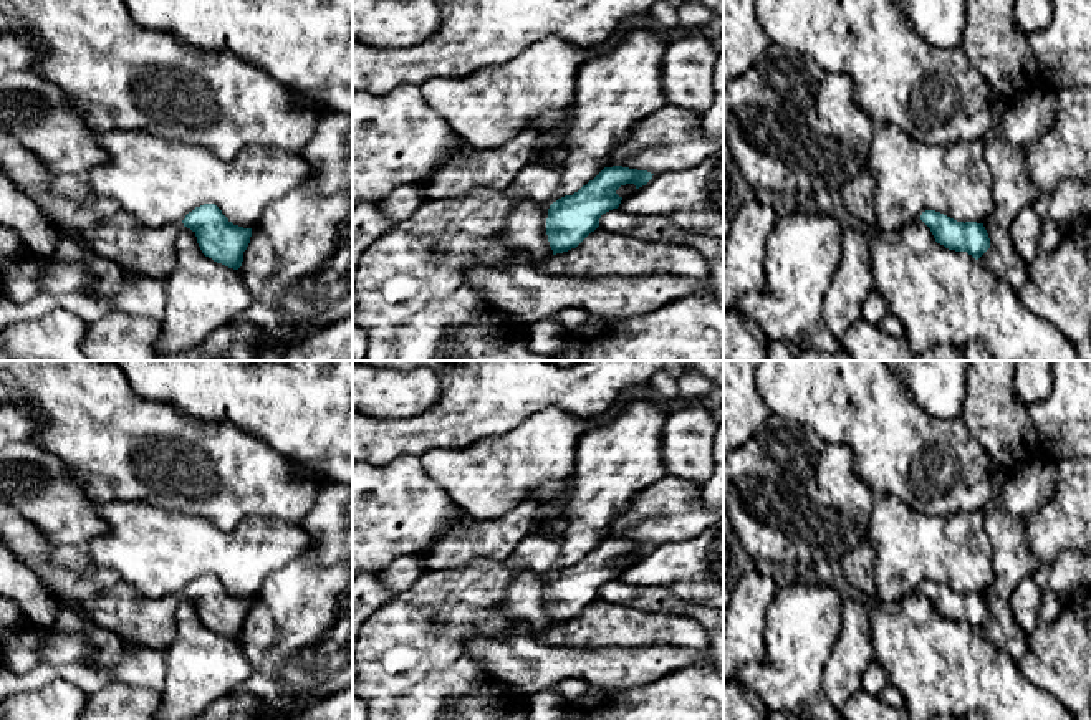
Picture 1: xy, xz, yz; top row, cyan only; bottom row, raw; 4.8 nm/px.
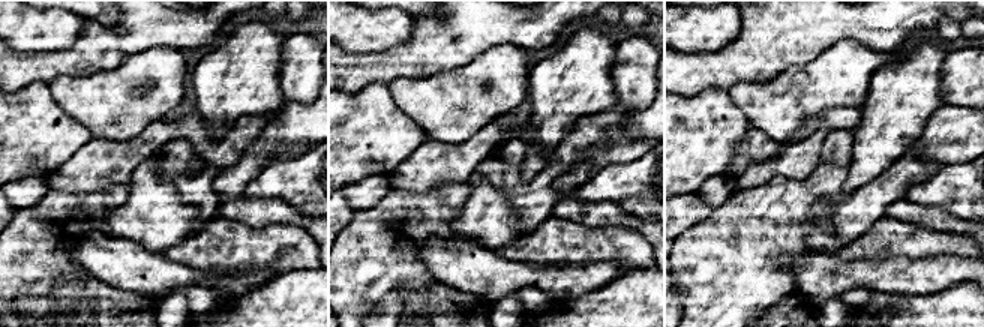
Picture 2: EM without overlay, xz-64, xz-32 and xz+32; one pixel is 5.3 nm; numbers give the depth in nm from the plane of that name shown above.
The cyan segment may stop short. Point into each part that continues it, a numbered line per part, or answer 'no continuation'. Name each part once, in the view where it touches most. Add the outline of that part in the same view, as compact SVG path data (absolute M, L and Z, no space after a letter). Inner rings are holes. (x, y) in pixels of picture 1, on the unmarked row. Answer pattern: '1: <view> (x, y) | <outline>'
1: xy (151, 623) | M121 579L89 598L83 611L94 626L164 654L175 639L182 599L182 593L149 599Z

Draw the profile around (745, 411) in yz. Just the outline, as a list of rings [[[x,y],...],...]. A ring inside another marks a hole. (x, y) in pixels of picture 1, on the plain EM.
[[[723,361],[723,455],[745,444],[771,415],[758,394],[758,361]]]

